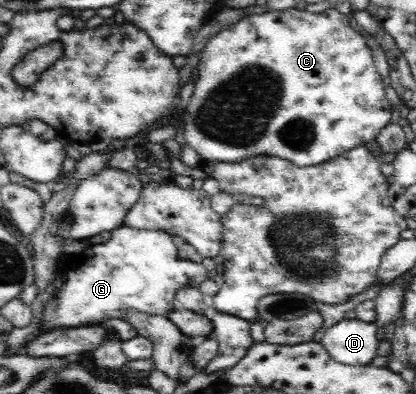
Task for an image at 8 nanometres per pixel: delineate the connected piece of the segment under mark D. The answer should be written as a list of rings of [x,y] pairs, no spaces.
[[[356,318],[343,319],[325,330],[320,344],[329,356],[343,365],[367,365],[375,357],[375,350],[379,344],[375,333],[375,323],[366,323]]]

